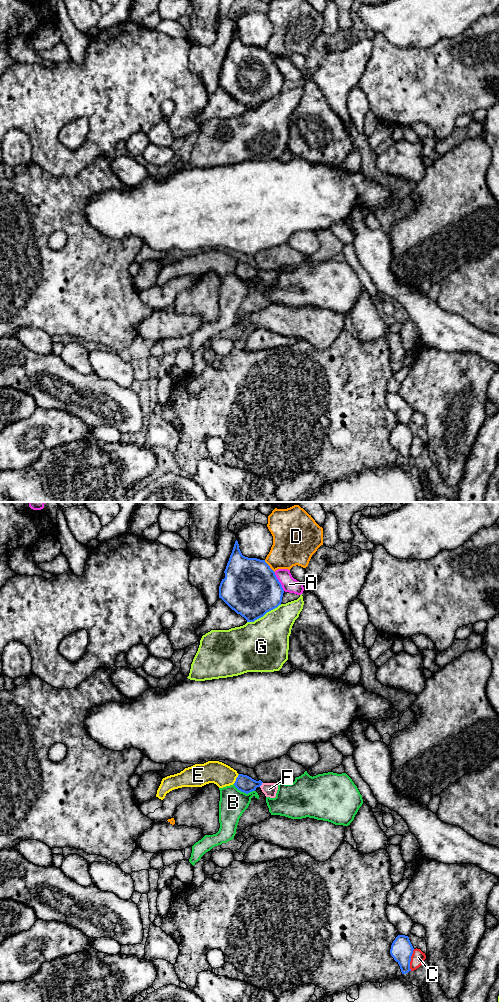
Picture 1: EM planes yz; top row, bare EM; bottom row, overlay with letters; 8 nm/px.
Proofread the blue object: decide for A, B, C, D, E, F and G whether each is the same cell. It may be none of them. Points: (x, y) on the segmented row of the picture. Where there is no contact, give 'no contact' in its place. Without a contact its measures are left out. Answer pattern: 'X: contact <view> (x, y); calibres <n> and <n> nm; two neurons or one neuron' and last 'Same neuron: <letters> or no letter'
A: contact yz (278, 581); calibres 440 and 120 nm; two neurons
B: contact yz (244, 792); calibres 140 and 220 nm; two neurons
C: contact yz (410, 960); calibres 180 and 110 nm; two neurons
D: contact yz (269, 566); calibres 440 and 320 nm; two neurons
E: contact yz (236, 779); calibres 140 and 180 nm; two neurons
F: contact yz (261, 784); calibres 140 and 110 nm; one neuron
G: contact yz (264, 614); calibres 440 and 420 nm; two neurons
Same neuron: F

